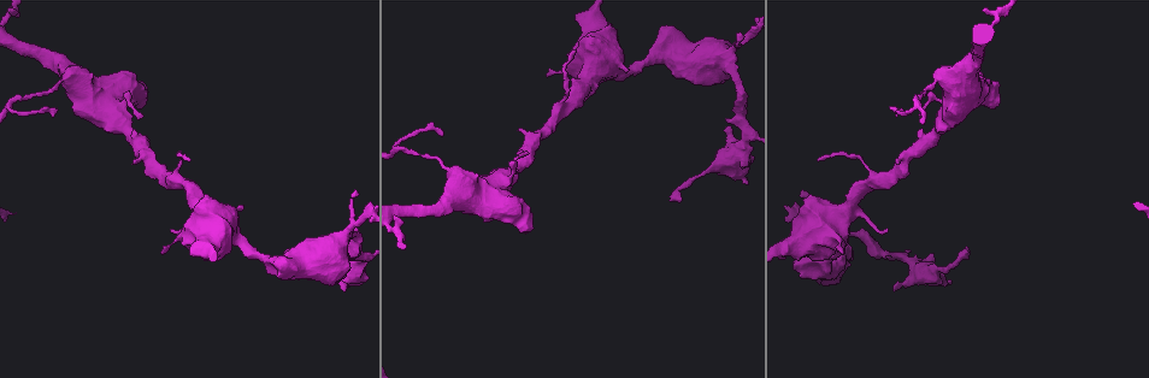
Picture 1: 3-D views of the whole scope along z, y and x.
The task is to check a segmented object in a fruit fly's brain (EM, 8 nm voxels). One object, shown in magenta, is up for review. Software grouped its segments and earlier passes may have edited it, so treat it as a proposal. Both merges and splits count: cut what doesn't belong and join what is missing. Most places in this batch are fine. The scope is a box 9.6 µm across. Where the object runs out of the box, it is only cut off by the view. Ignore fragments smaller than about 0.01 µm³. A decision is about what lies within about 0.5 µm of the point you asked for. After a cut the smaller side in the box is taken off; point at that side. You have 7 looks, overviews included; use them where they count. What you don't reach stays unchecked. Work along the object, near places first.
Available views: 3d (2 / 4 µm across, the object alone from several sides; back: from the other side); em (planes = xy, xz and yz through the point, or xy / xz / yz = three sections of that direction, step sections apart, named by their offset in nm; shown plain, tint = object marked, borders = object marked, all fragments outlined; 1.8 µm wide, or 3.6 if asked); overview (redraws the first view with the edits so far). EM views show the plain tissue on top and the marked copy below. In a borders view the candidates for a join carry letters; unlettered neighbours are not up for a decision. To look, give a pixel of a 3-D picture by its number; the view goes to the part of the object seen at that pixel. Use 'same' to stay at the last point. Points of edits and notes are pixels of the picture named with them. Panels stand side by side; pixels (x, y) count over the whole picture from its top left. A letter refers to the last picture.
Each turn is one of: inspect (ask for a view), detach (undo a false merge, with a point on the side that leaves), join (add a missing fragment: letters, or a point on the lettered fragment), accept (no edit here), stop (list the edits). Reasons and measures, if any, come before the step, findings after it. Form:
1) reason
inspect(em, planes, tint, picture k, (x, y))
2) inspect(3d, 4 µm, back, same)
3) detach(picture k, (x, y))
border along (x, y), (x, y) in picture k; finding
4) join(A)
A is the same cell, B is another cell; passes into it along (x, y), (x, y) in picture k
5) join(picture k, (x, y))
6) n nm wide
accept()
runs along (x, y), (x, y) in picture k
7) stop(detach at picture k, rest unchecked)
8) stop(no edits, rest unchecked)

tapers out
inspect(3d, 2 µm, picture 1, (964, 249))

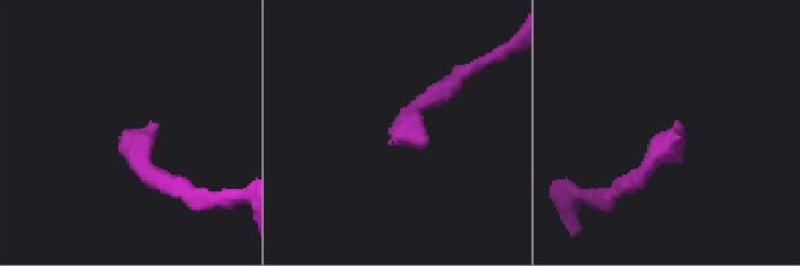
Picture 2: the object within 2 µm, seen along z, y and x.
shape alone is not enough
inspect(em, planes, borders, picture 2, (671, 125))

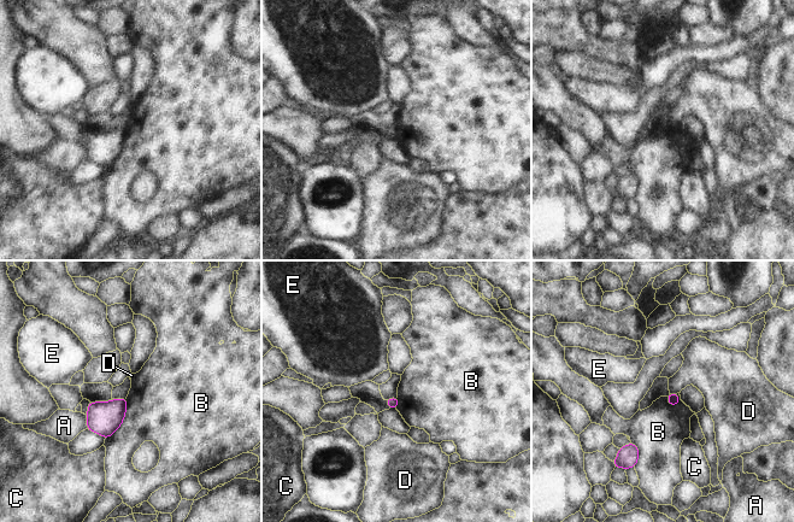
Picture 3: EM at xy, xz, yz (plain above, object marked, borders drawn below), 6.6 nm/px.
accept()
A, B, C, D and E are other cells; border along (127, 398), (123, 422), (105, 439) in picture 3; none of them fits

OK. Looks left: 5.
an open end
inspect(em, planes, borders, picture 1, (794, 265))

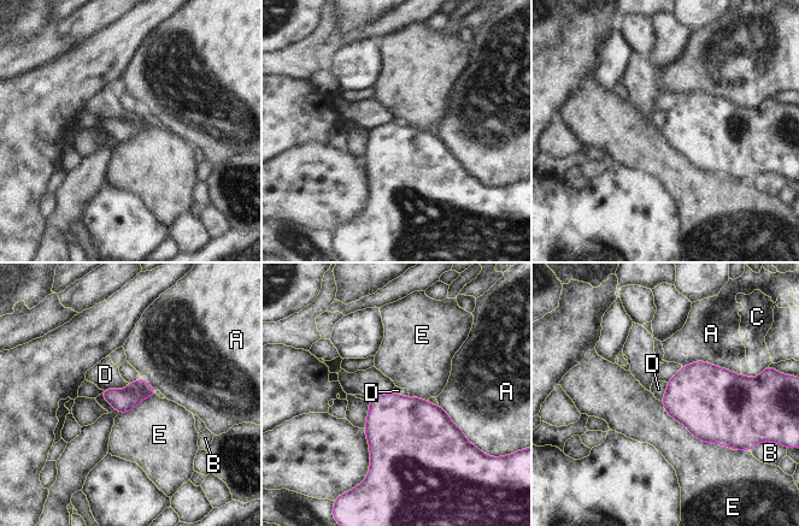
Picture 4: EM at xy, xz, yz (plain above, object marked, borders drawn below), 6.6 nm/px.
accept()
A, B, C, D and E are other cells; border along (128, 383), (122, 389), (103, 390) in picture 4; none of them fits

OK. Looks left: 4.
branch stops here
inspect(em, xy, step 4, borders, picture 1, (142, 117))

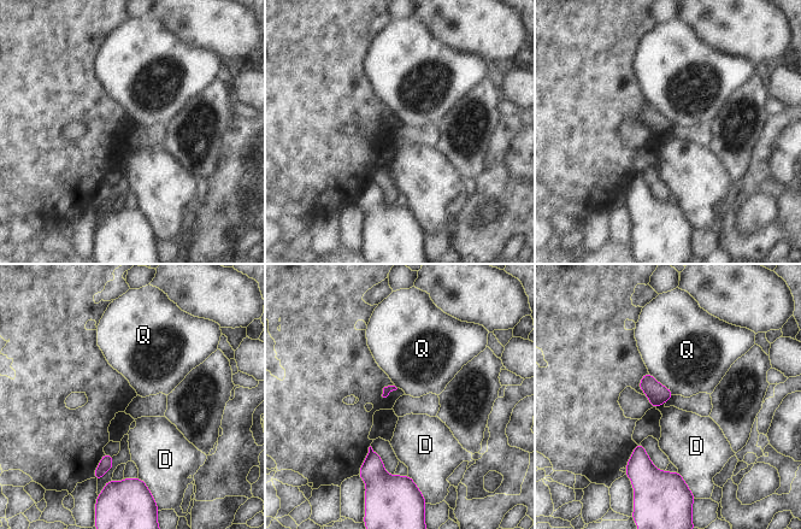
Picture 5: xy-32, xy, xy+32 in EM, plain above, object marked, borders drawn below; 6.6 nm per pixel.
accept()
D and Q are other cells; border along (665, 401), (655, 407) in picture 5; none of them fits

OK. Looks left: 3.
stop(no edits, rest unchecked)

